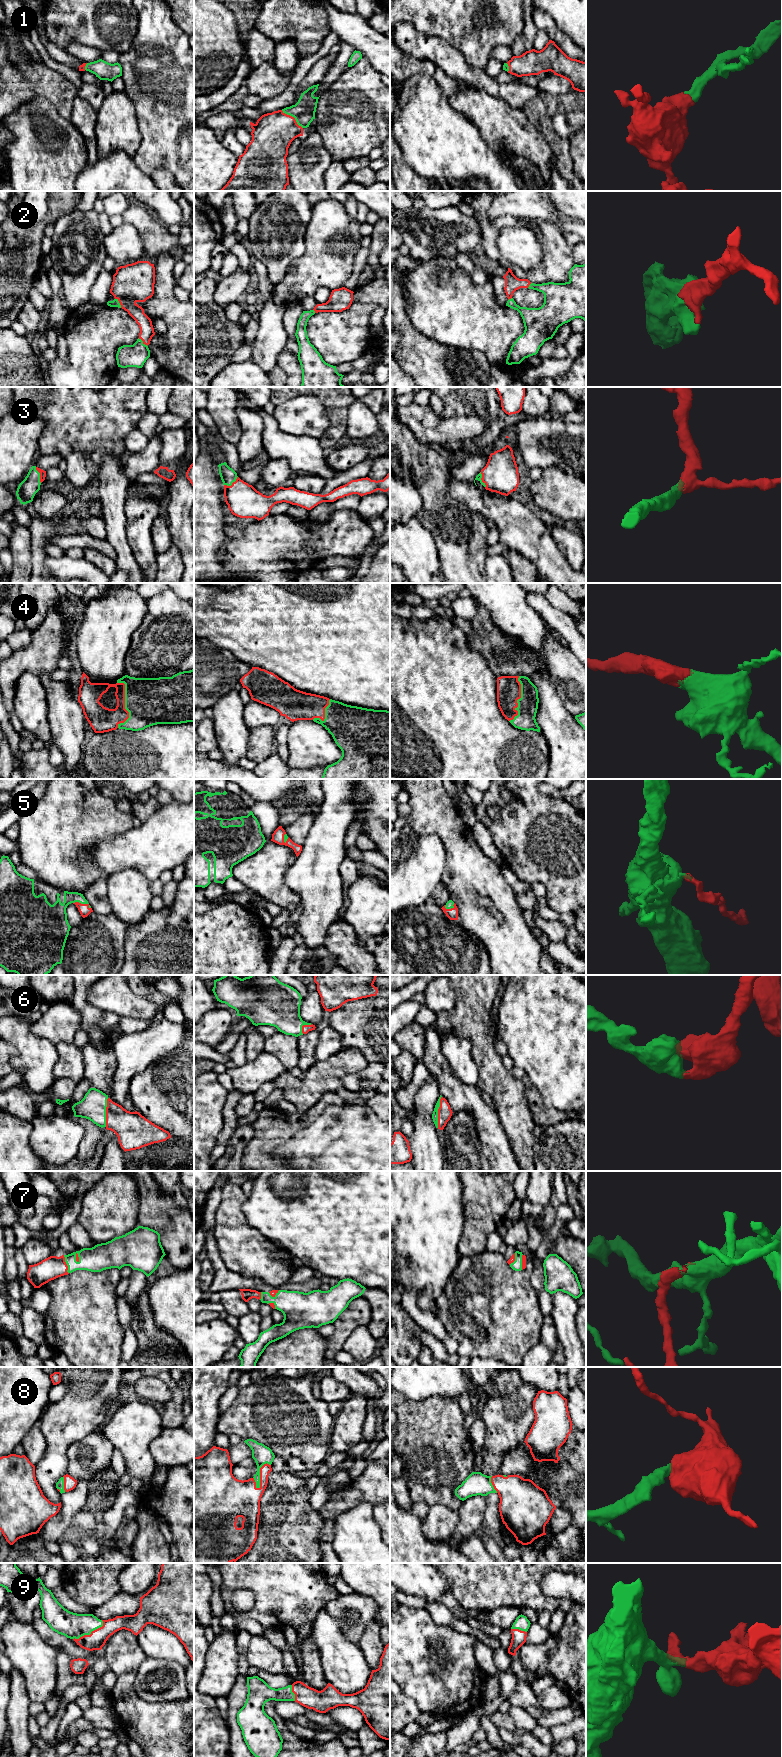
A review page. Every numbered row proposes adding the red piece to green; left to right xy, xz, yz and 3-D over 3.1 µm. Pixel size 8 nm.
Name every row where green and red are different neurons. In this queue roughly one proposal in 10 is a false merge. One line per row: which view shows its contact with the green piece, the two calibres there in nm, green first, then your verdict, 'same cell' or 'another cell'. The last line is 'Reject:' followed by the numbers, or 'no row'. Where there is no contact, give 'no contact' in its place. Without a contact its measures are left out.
1: xz | 180/320 nm | same cell
2: xy | 60/320 nm | same cell
3: xz | 120/260 nm | same cell
4: xy | 380/200 nm | same cell
5: xy | 190/90 nm | same cell
6: yz | 50/110 nm | same cell
7: xy | 200/180 nm | same cell
8: xz | 150/300 nm | same cell
9: xy | 200/150 nm | same cell
Reject: no row

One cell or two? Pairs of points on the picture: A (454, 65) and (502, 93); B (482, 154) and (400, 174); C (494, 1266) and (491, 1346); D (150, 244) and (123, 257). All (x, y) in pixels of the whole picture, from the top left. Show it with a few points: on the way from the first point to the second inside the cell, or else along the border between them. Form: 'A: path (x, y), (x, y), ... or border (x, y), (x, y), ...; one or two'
A: path (466, 74), (490, 85); one
B: border (401, 151), (404, 161), (418, 174), (428, 180); two
C: path (494, 1286), (495, 1321), (491, 1326); one
D: border (133, 226), (142, 239), (142, 248), (145, 255); two

